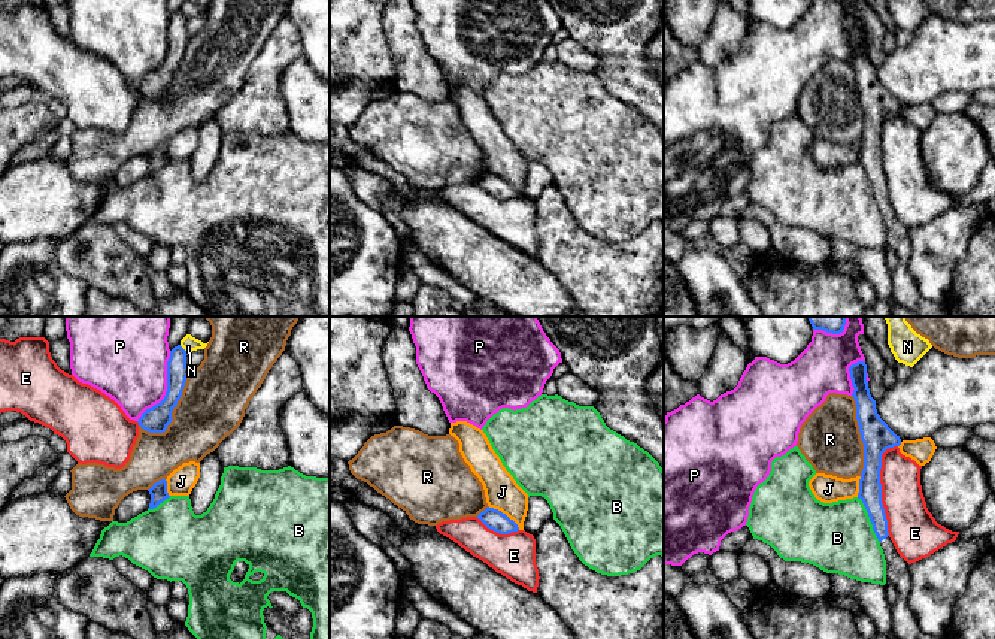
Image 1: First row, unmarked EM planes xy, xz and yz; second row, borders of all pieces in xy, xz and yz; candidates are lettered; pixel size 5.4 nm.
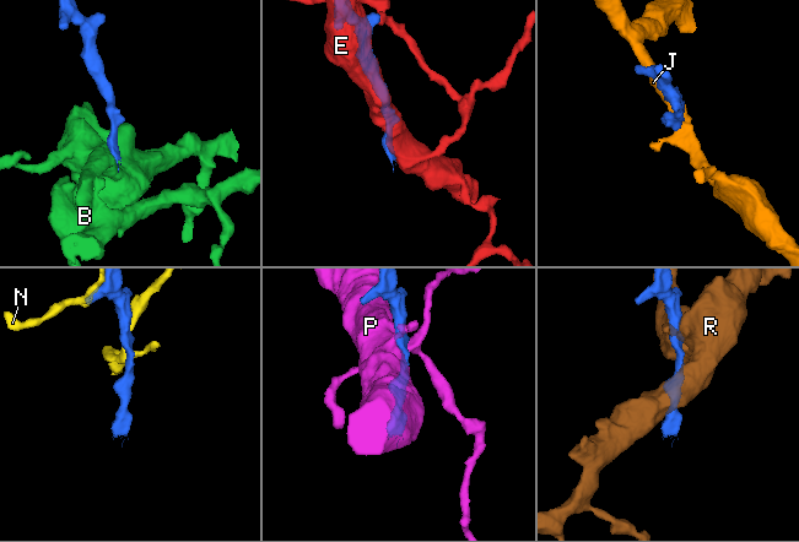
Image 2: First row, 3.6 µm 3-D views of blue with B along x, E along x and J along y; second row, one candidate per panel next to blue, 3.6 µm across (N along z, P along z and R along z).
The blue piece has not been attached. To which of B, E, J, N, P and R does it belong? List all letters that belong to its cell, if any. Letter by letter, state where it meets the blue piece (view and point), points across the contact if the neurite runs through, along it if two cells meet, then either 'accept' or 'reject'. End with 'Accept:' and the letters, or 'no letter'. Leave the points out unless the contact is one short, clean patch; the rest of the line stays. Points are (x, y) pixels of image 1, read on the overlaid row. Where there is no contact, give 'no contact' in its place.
B: contact yz (870, 520); reject
E: contact yz (880, 487); reject
J: contact xz (504, 514); border xz (488, 505), (504, 512), (519, 529); reject
N: contact xy (182, 348); reject
P: contact xy (167, 388); reject
R: contact xy (172, 411); reject
Accept: no letter

